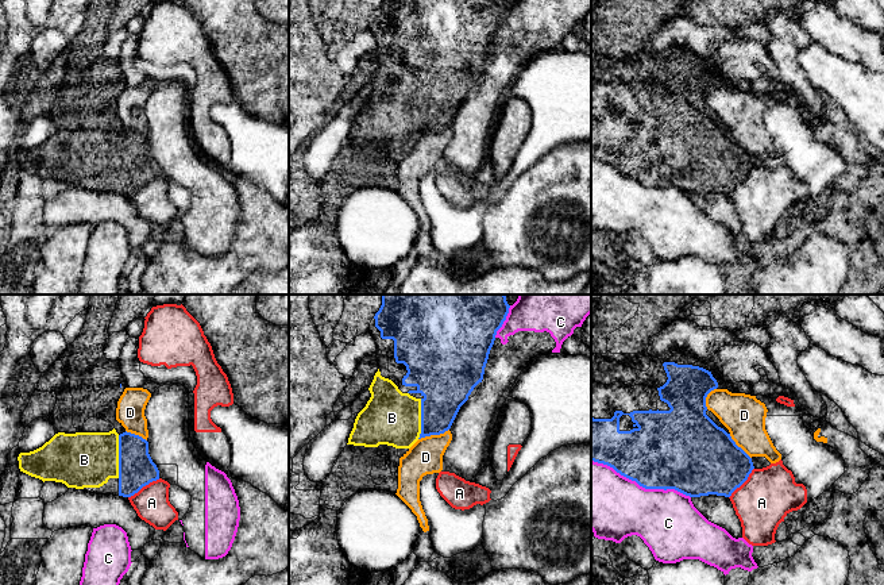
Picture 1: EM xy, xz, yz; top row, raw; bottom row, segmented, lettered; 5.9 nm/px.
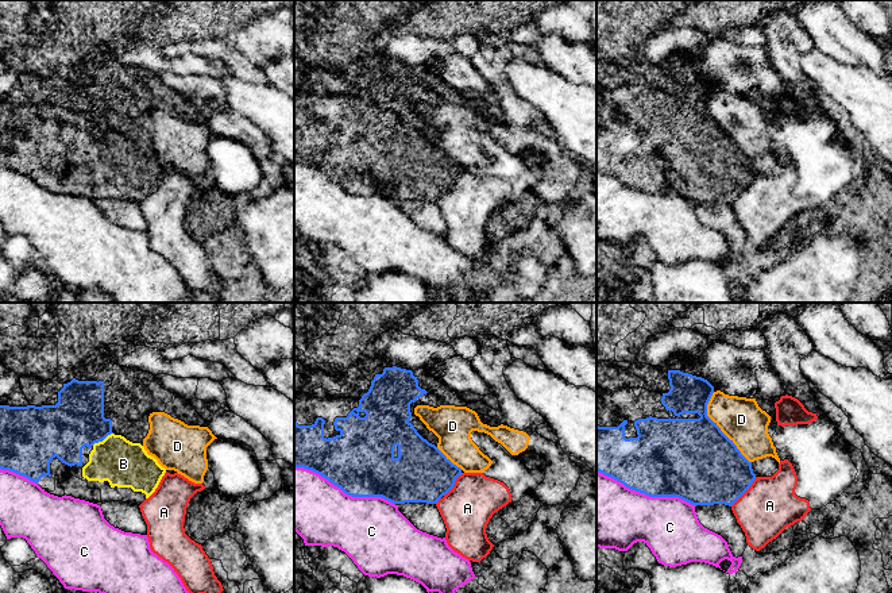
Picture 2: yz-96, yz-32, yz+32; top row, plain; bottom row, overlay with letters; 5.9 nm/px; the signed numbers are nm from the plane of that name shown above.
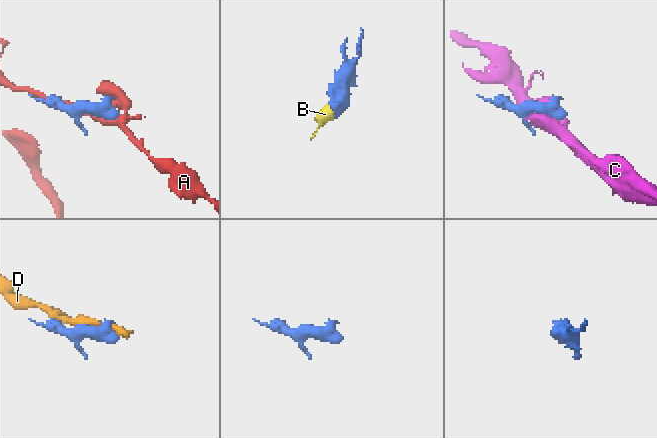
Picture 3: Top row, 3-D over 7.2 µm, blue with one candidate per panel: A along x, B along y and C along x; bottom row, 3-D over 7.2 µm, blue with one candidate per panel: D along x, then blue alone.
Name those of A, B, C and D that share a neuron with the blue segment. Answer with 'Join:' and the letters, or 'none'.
Join: B

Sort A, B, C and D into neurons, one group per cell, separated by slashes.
A / B / C / D

